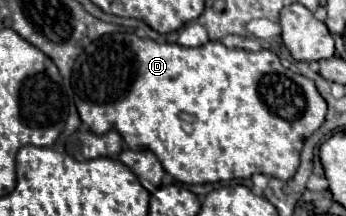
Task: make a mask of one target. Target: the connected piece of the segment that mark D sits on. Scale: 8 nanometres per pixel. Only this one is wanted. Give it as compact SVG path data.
M249 31L243 36L228 35L222 43L209 41L191 49L175 43L155 43L135 33L105 35L91 43L73 67L75 105L81 121L97 135L119 131L127 149L151 149L163 169L184 185L249 179L255 173L289 181L297 171L305 139L325 121L327 103L311 79L285 69L273 53L279 52L279 46L284 47L281 33L269 39L251 40L252 36Z

